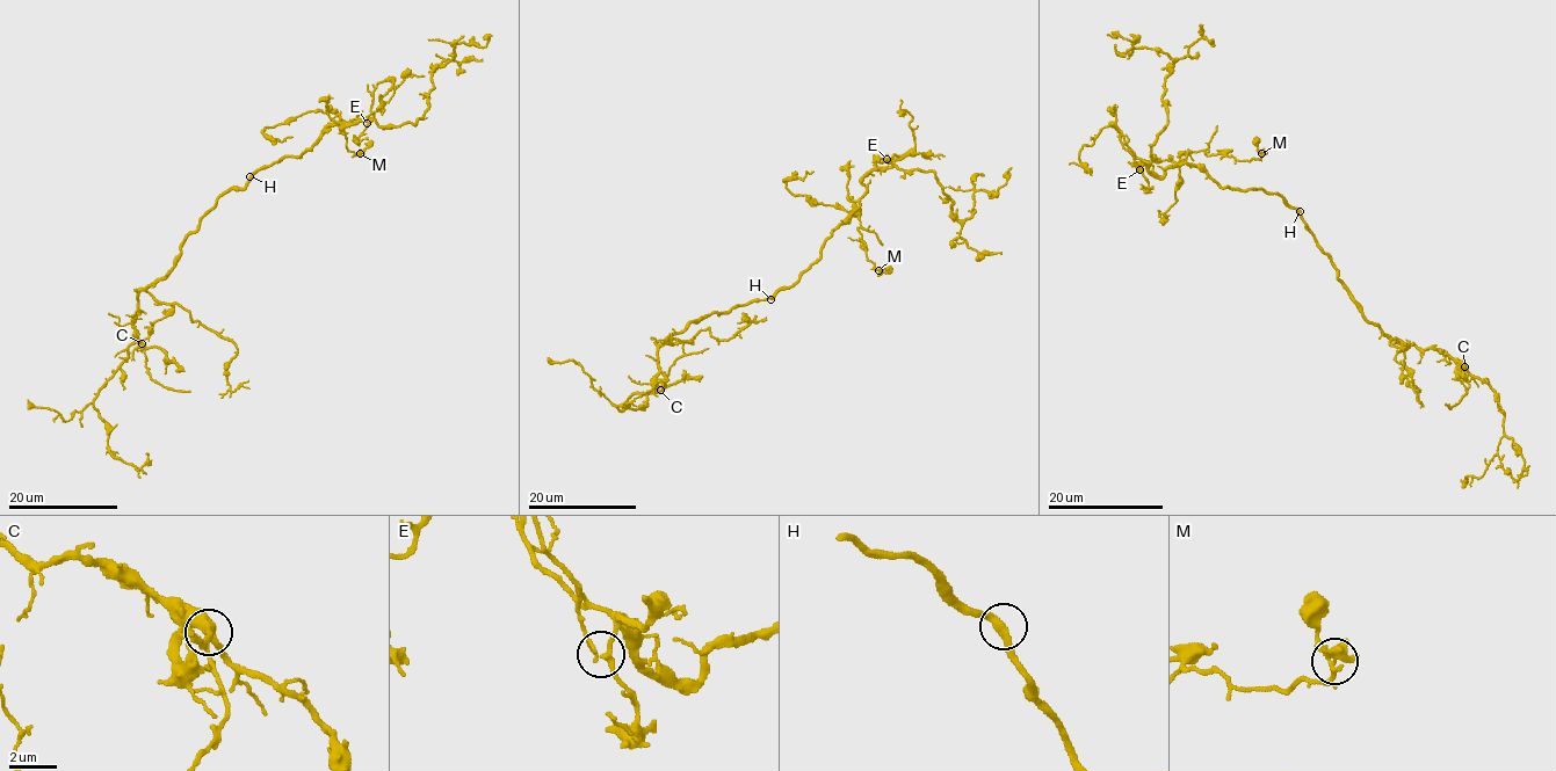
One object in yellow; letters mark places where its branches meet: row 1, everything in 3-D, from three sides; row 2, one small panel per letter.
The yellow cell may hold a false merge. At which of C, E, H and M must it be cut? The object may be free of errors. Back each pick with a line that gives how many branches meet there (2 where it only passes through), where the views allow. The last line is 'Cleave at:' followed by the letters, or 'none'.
C: 2 branches meet
Cleave at: C

